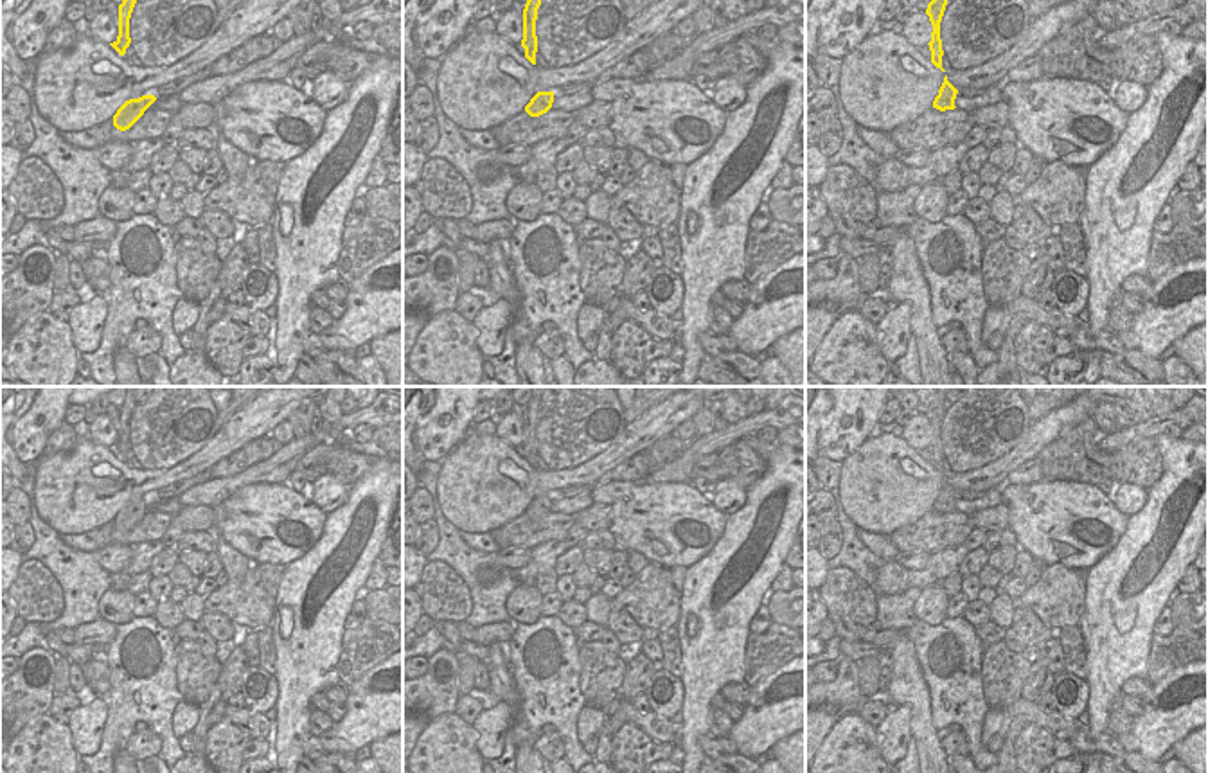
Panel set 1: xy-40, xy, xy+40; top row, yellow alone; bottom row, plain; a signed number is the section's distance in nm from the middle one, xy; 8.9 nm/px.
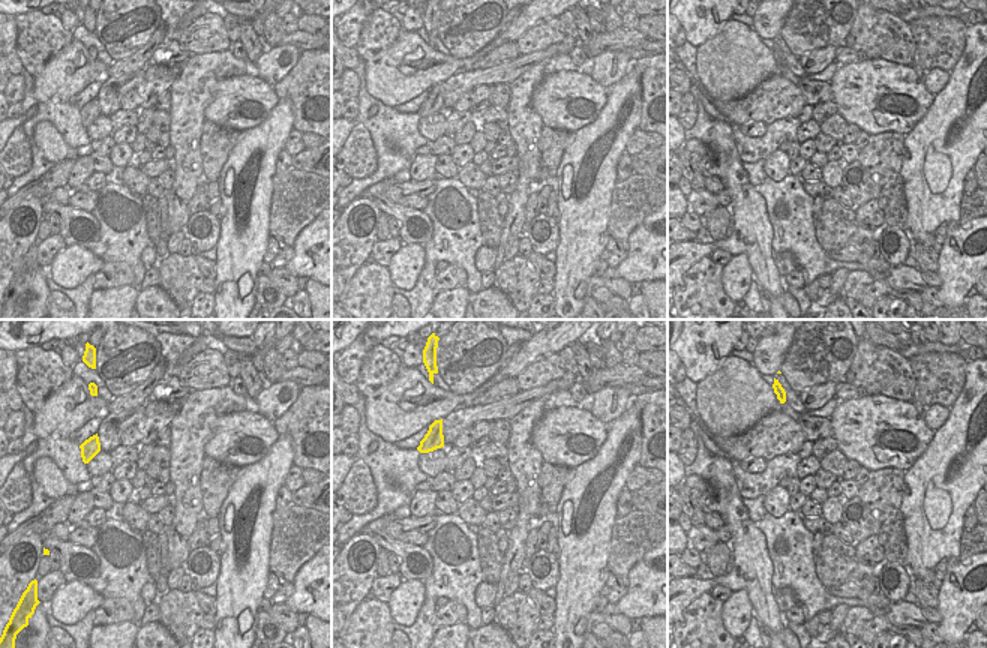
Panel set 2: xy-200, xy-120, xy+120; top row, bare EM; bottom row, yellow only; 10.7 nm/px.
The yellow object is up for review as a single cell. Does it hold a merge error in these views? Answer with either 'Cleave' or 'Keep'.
Cleave

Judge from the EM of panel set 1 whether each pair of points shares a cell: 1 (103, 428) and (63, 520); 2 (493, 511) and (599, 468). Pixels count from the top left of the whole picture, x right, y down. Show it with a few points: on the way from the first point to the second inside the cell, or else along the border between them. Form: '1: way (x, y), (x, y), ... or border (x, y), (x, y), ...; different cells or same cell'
1: border (87, 437), (108, 448); different cells
2: way (520, 491), (532, 482), (572, 477); same cell

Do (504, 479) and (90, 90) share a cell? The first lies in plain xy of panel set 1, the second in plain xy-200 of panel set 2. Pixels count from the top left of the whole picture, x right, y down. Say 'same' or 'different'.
different

